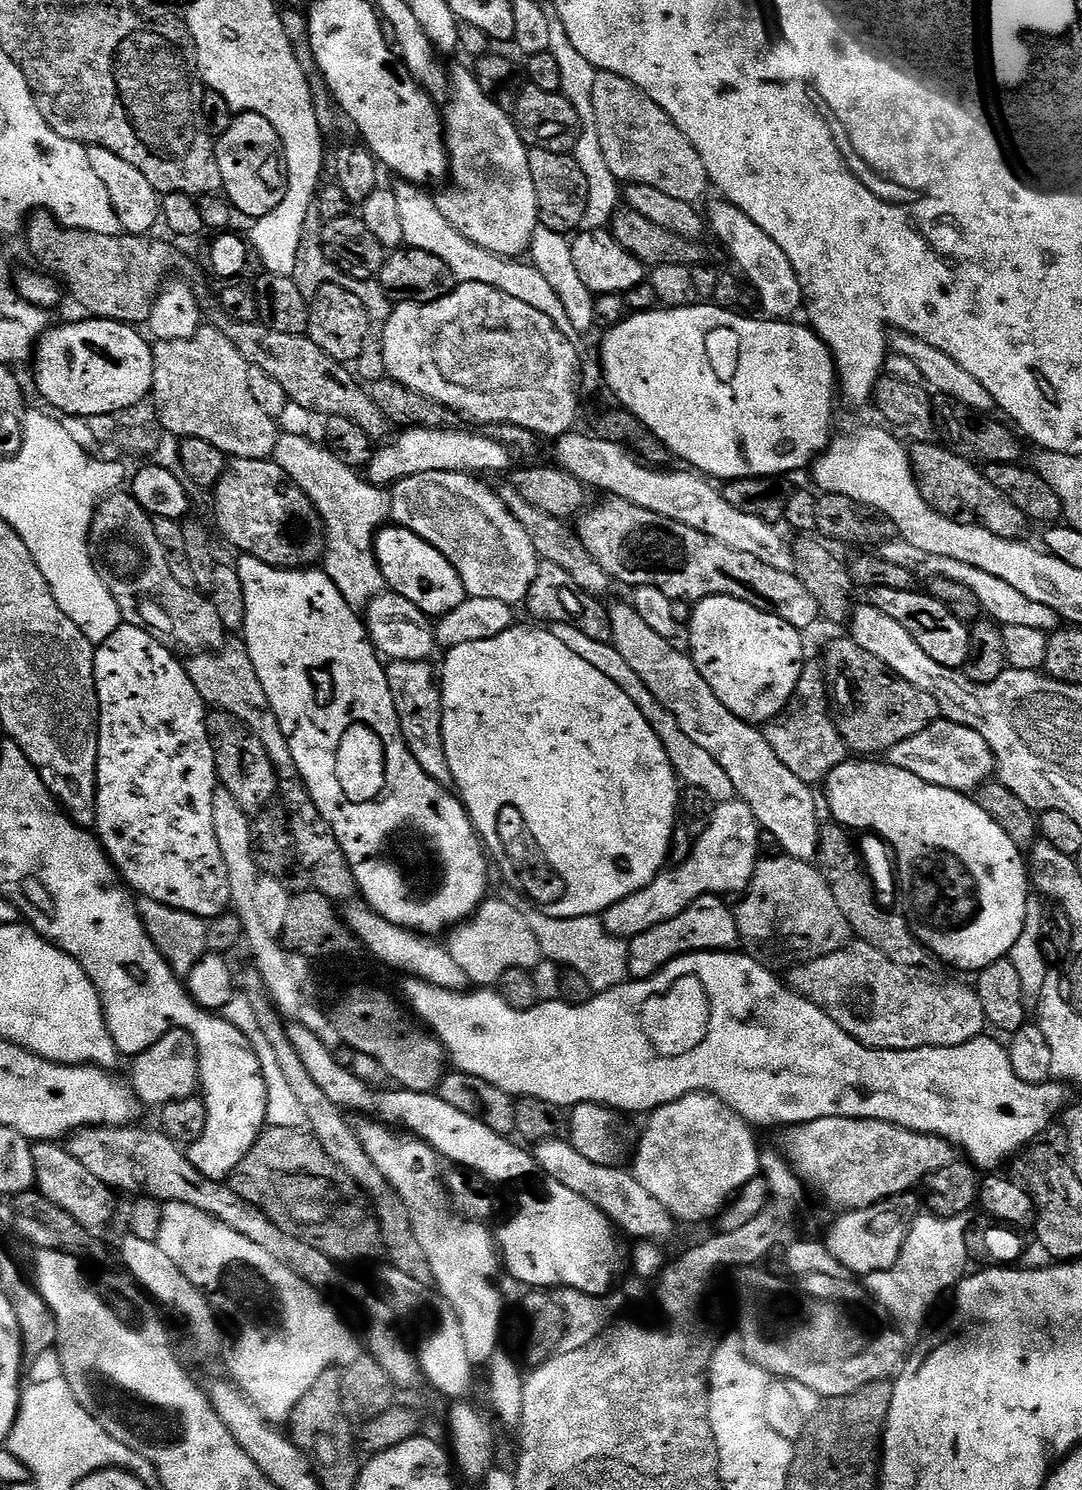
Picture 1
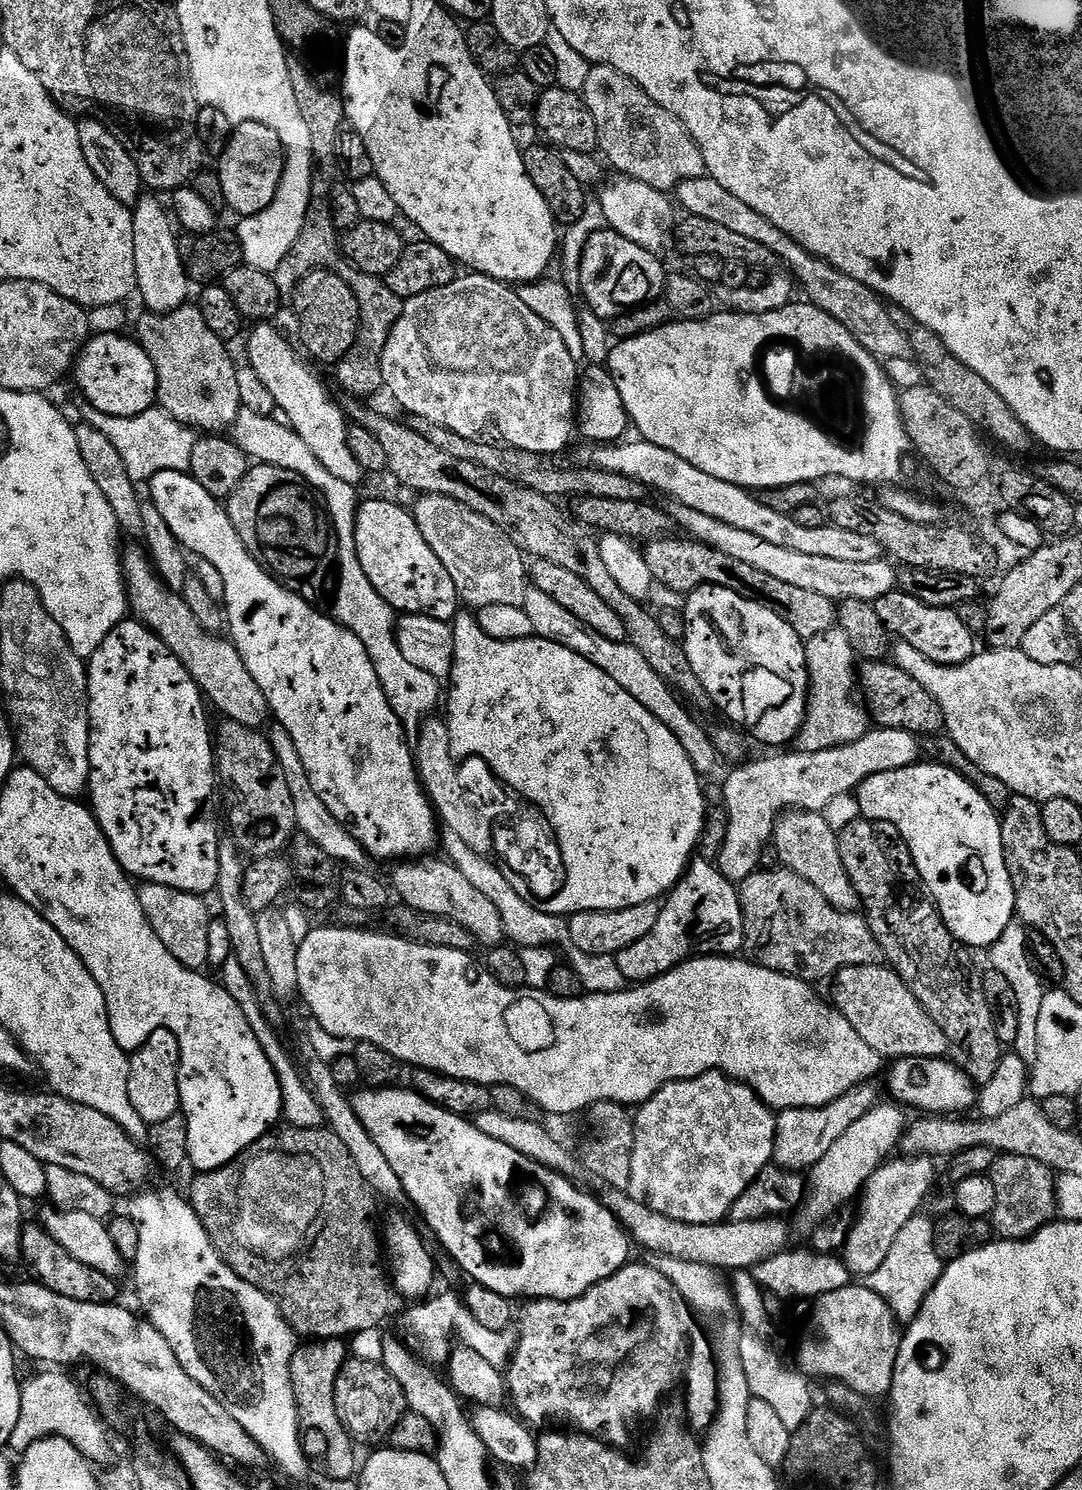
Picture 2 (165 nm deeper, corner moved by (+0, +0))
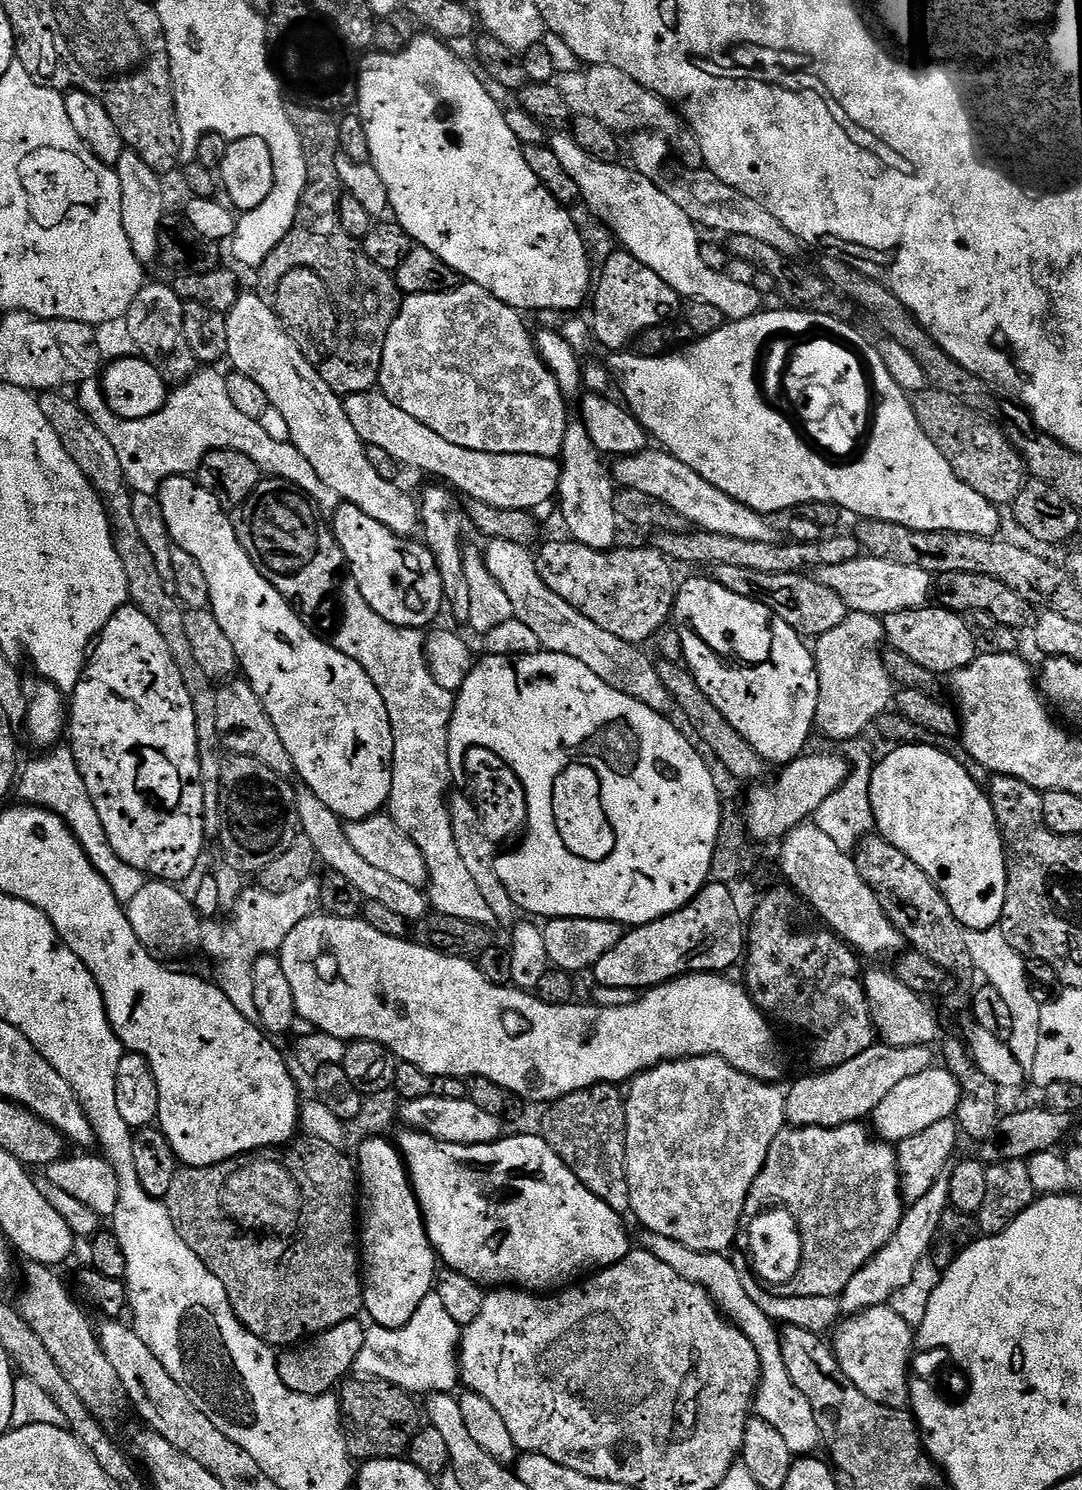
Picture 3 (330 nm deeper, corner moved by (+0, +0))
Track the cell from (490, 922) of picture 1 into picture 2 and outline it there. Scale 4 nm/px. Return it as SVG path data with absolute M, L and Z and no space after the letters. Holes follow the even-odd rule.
M412 858L401 863L392 872L391 887L400 895L399 903L406 908L413 908L426 914L434 914L442 918L448 918L458 922L458 926L466 926L470 934L476 940L477 945L496 946L505 939L502 918L490 898L477 890L471 882L466 879L466 874L458 870L451 860L441 858Z

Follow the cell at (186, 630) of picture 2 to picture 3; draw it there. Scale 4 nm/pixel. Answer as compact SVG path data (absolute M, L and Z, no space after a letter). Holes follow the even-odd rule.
M236 678L219 685L218 730L221 745L231 755L258 758L258 762L262 762L262 766L270 766L274 774L285 778L293 775L294 769L290 754L286 754L286 746L282 746L282 738L278 738L278 730L274 722L270 722L270 714L266 714L260 696L254 694L247 680Z

